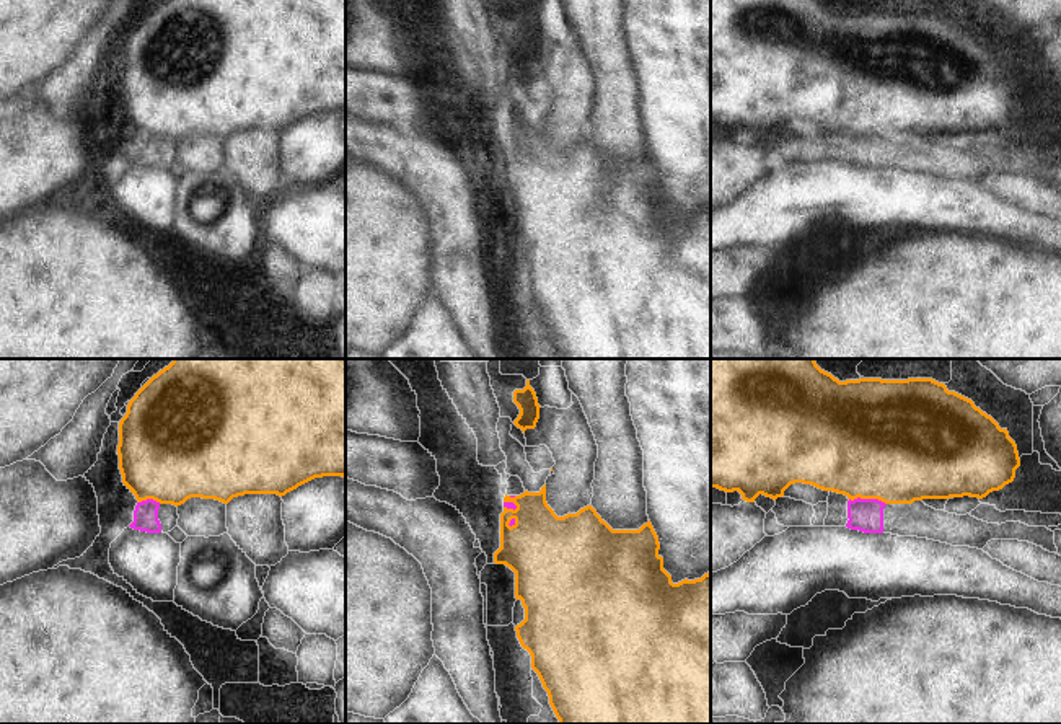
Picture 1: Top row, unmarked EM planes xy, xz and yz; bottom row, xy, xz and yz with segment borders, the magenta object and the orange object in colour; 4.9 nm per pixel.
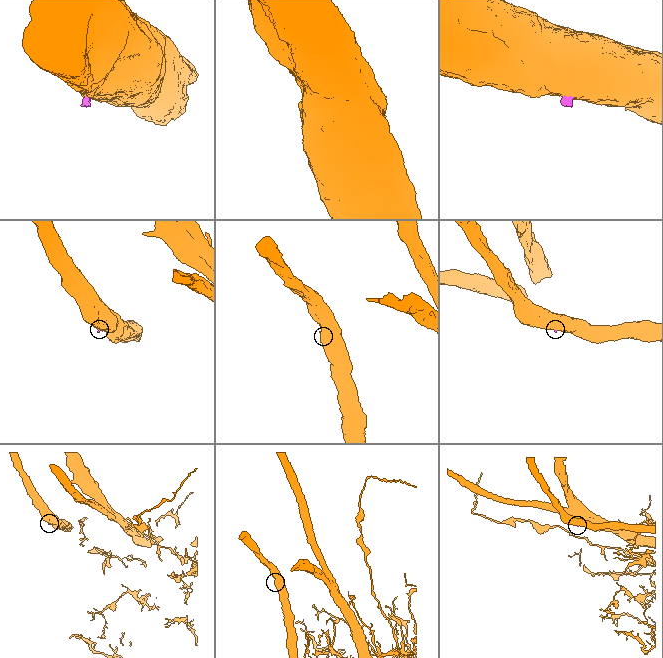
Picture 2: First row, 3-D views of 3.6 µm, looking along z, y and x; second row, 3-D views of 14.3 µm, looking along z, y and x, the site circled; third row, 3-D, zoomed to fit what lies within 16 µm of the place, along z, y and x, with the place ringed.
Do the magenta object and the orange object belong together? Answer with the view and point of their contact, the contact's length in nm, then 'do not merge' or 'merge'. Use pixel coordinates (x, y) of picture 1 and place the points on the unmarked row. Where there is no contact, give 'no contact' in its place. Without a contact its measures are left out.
contact yz (867, 134); length 190 nm; do not merge

